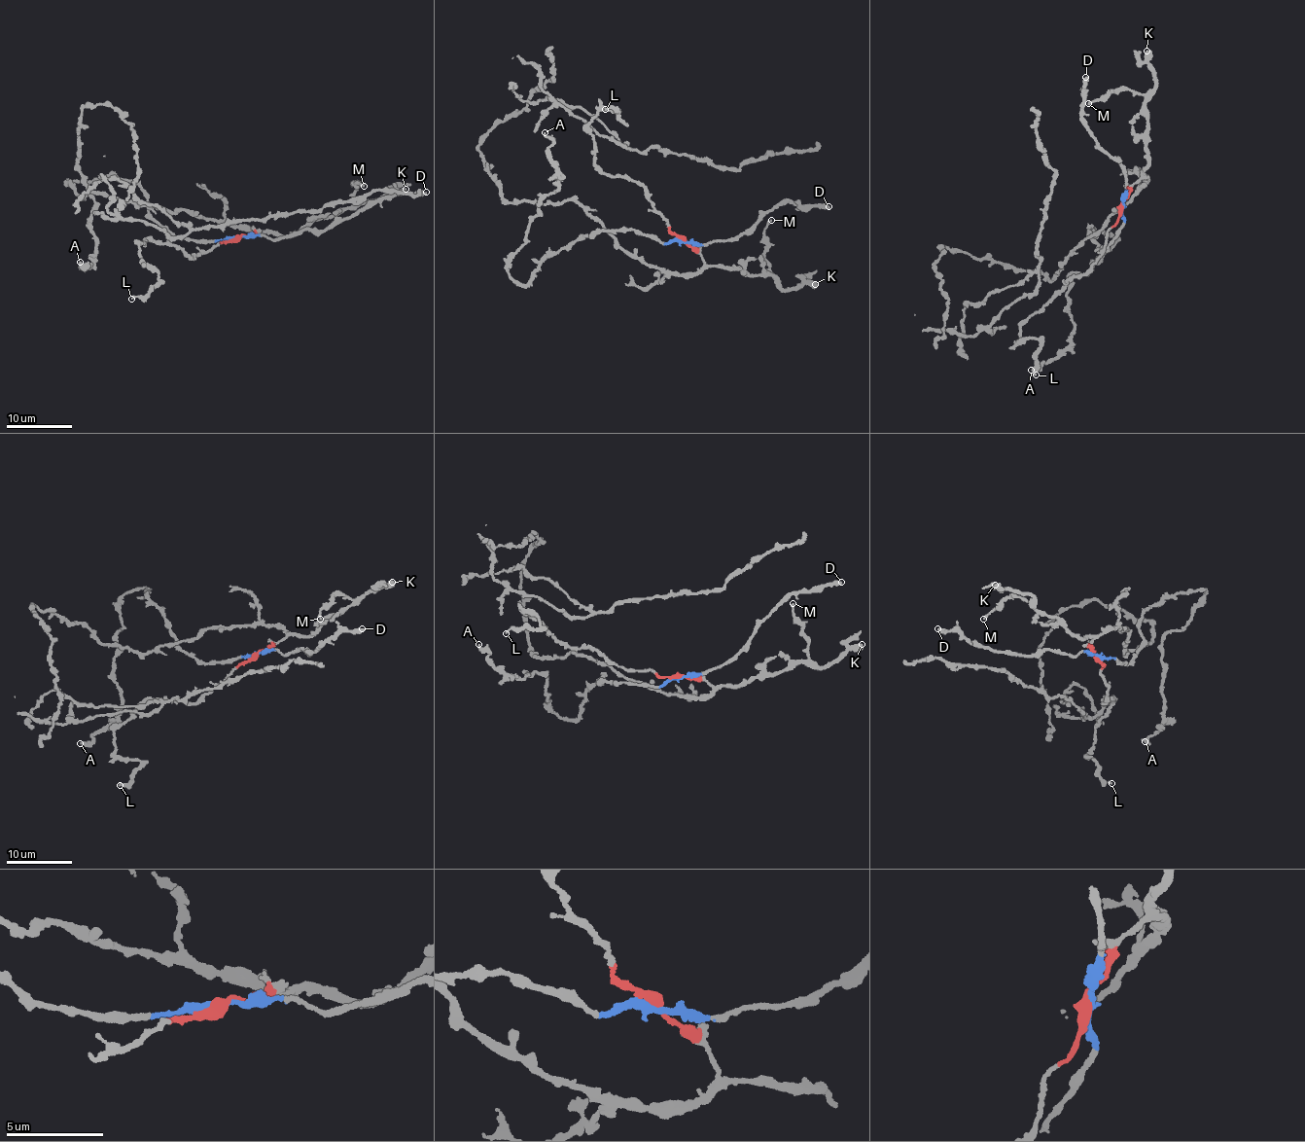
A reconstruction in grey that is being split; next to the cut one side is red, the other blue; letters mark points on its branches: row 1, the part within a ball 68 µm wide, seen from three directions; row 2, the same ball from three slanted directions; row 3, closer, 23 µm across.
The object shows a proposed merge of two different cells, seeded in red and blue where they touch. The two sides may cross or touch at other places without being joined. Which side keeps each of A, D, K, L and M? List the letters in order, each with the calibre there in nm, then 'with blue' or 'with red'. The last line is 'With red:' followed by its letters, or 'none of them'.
A: 280 nm | with blue
D: 440 nm | with blue
K: 600 nm | with red
L: 190 nm | with red
M: 240 nm | with red
With red: K, L, M

